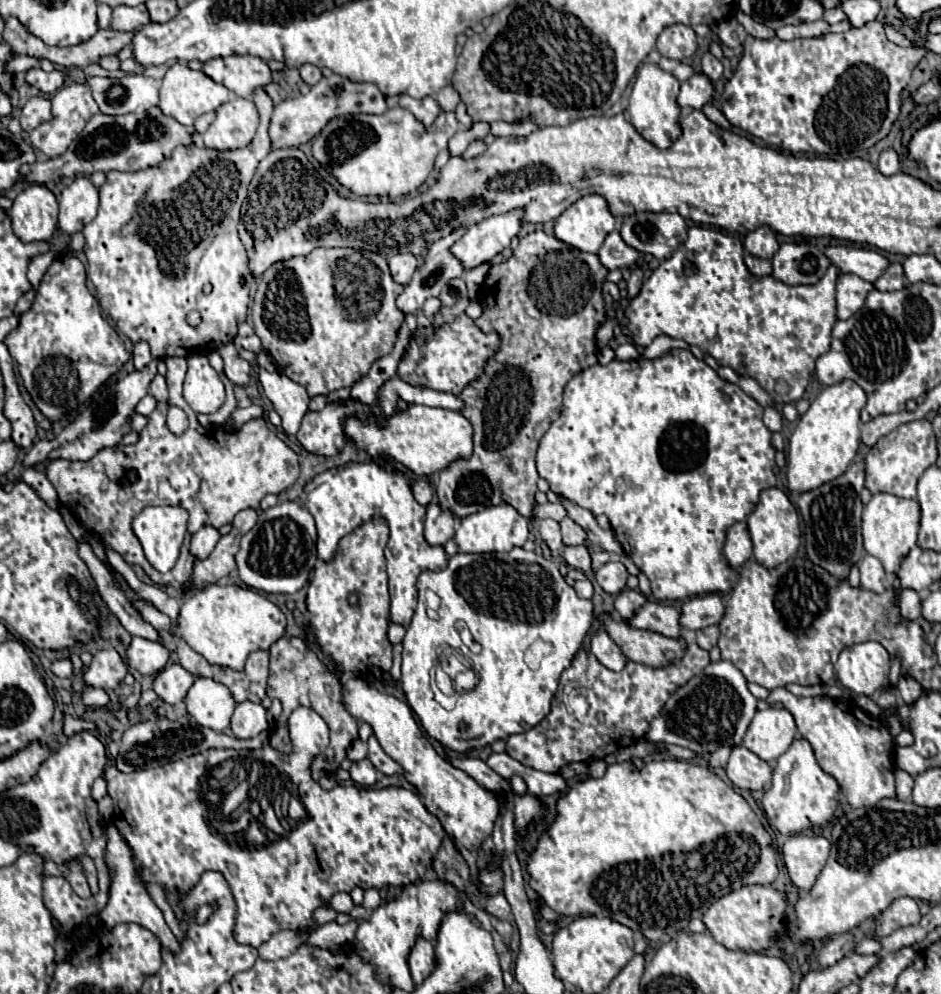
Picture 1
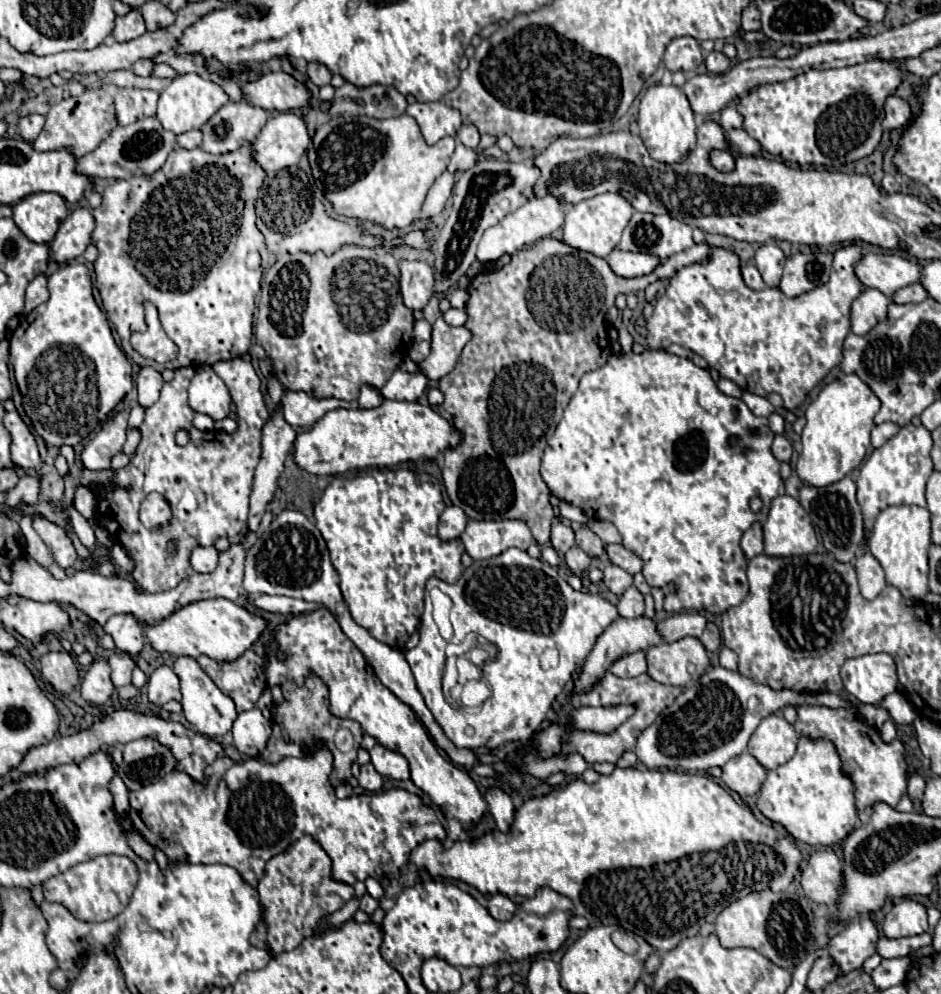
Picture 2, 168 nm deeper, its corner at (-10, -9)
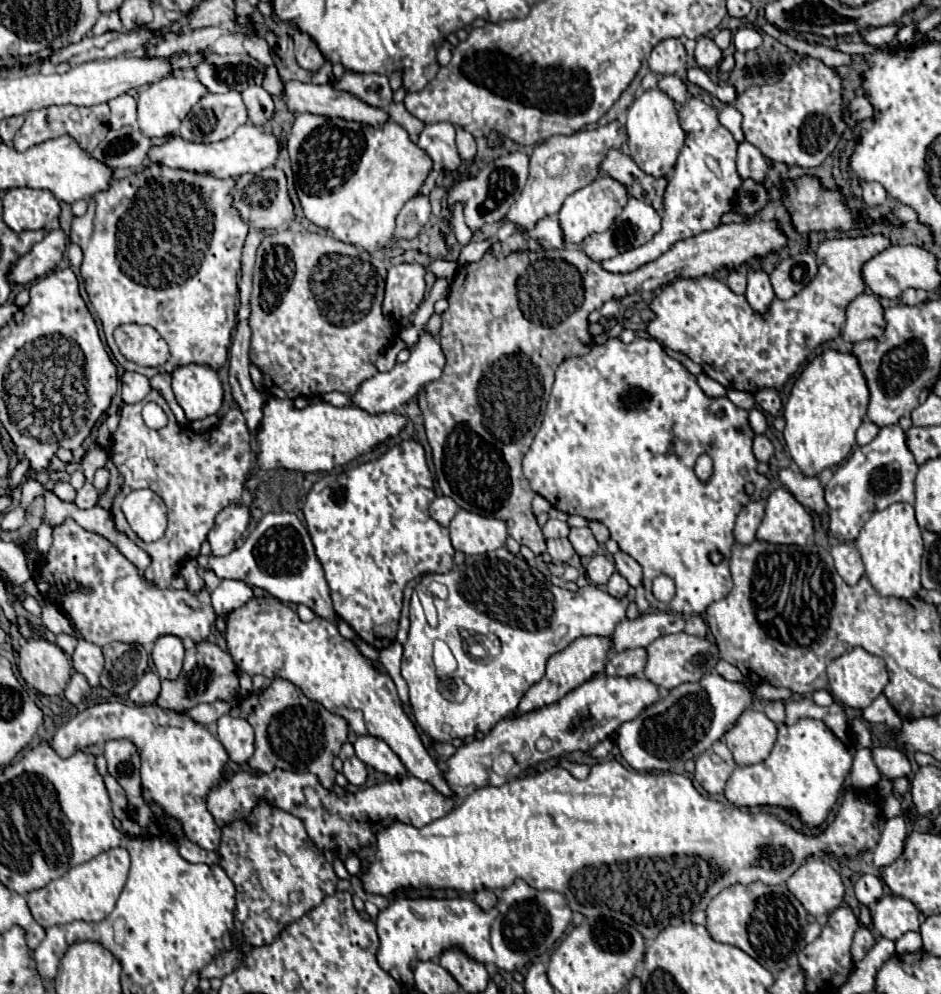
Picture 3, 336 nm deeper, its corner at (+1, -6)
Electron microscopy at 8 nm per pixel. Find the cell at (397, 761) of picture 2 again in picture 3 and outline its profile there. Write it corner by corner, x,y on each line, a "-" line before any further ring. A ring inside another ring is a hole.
359,735
353,743
355,755
377,771
387,773
389,777
403,777
407,773
403,761
393,753
393,749
379,737
373,735

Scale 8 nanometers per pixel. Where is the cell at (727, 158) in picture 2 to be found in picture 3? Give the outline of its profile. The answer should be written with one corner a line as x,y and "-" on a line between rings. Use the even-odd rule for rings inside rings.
689,97
679,109
679,123
685,131
685,147
677,157
677,165
667,179
663,195
663,213
661,213
661,231
645,245
625,251
613,259
603,261
603,269
611,273
629,273
637,267
655,261
669,247
681,239
699,235
701,231
715,229
721,223
721,215
737,213
737,191
743,179
737,175
737,141
733,135
719,123
717,109
705,103
699,97

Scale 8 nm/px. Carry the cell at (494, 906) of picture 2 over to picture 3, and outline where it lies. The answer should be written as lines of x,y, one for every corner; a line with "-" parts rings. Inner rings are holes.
481,889
481,891
475,893
475,903
477,903
481,909
489,911
489,909
495,907
497,895
495,895
495,891
491,891
491,889

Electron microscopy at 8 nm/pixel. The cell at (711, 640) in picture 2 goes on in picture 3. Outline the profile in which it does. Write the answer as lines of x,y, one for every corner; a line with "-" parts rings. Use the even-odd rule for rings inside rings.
691,615
685,621
685,633
695,635
695,637
705,637
707,635
707,623
703,621
701,615

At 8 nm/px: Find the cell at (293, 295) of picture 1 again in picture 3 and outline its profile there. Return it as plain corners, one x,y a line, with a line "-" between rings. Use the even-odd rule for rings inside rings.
277,231
267,235
259,249
257,249
257,257
255,257
255,267
253,267
253,295
251,295
251,317
249,317
249,325
251,325
251,363
255,363
259,367
259,371
263,373
263,381
265,381
265,389
279,399
297,399
297,397
321,397
325,393
331,391
339,391
345,395
353,395
353,391
357,391
359,383
363,383
365,379
377,375
377,367
375,361
381,355
381,351
385,351
385,347
389,347
389,343
393,343
393,339
397,337
397,327
395,323
385,317
381,313
381,303
383,303
383,291
385,291
385,261
371,257
369,253
349,245
349,243
337,243
337,239
333,239
331,235
319,235
319,233
301,233
301,231

